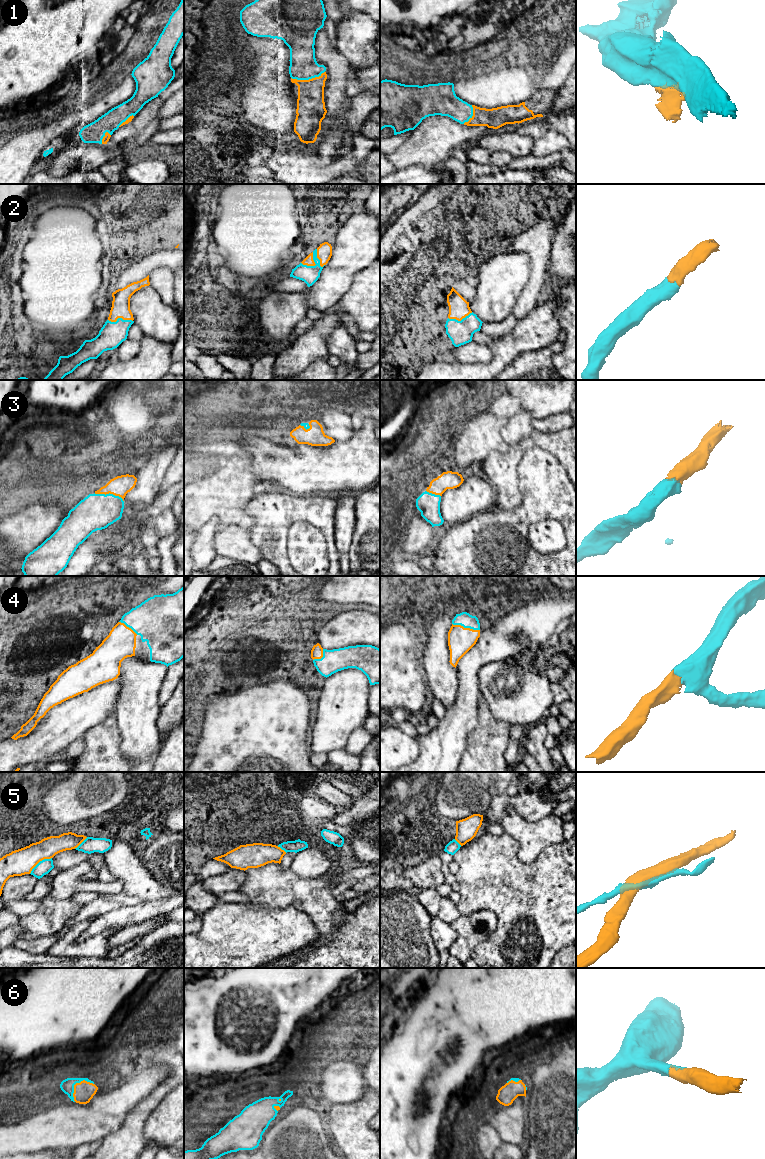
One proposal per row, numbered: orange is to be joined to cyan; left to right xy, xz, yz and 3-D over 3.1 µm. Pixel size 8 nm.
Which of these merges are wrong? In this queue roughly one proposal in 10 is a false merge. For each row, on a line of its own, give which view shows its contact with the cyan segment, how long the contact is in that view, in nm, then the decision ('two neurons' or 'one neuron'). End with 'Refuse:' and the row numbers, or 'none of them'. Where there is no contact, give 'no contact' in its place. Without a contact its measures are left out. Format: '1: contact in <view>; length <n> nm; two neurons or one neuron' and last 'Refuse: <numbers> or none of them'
1: contact in xz; length 280 nm; one neuron
2: contact in xz; length 140 nm; one neuron
3: contact in xy; length 240 nm; one neuron
4: contact in yz; length 240 nm; one neuron
5: contact in xy; length 220 nm; two neurons
6: contact in xy; length 220 nm; one neuron
Refuse: 5

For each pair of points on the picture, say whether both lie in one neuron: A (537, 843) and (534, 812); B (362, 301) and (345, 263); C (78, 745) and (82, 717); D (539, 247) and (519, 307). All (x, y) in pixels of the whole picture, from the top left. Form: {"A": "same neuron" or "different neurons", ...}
{"A": "different neurons", "B": "different neurons", "C": "different neurons", "D": "same neuron"}

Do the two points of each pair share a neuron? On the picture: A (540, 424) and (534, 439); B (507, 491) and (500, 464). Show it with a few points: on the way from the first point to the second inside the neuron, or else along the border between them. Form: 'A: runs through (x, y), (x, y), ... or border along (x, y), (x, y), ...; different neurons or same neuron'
A: border along (534, 429), (550, 432), (560, 430); different neurons
B: runs through (507, 484), (501, 471); same neuron

